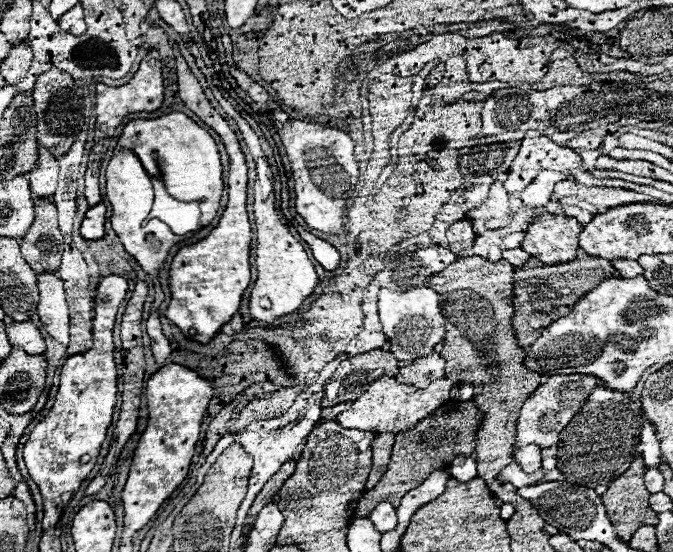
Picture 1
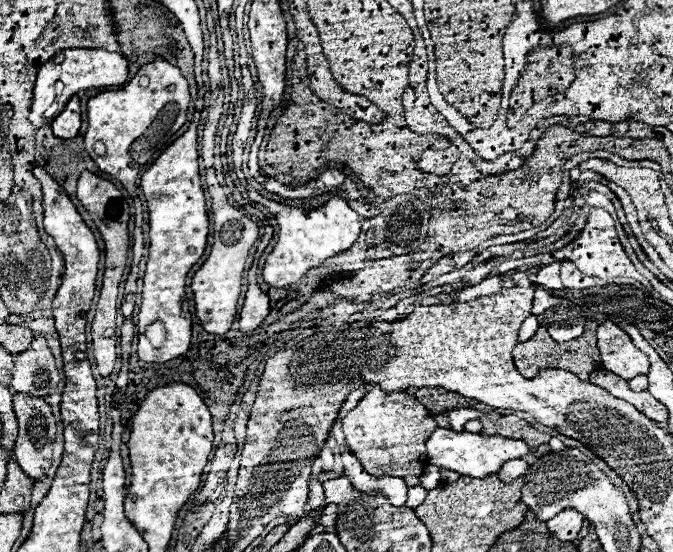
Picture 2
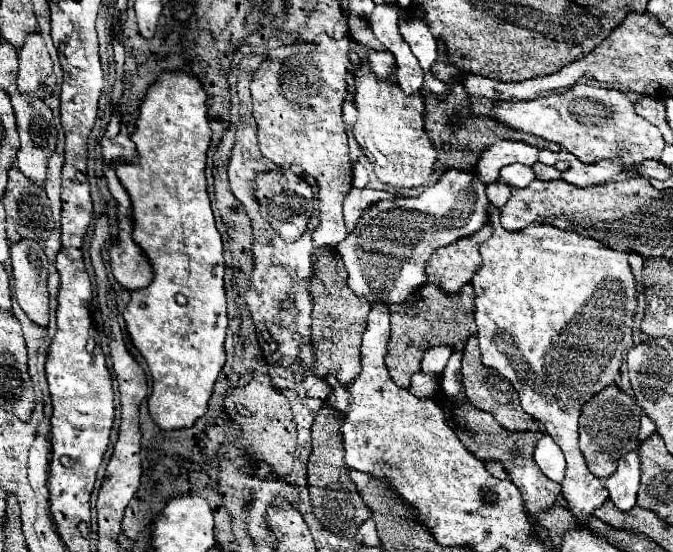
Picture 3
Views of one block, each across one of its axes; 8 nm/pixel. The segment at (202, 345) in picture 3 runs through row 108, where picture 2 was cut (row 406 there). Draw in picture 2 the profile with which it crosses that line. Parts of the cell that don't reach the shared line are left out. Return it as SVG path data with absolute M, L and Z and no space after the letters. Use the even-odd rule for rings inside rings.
M178 382L148 392L132 418L128 452L132 484L124 500L126 518L132 524L174 524L178 510L198 488L212 452L212 418L198 392Z

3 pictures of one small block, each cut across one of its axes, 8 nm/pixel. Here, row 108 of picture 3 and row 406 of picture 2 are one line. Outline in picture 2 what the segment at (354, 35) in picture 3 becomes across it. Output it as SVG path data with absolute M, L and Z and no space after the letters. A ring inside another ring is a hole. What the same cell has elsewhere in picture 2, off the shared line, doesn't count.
M372 384L358 406L342 420L346 442L350 450L360 458L364 470L370 476L398 476L408 488L422 486L420 476L428 466L426 440L438 428L434 416L408 392L386 394L380 384Z

